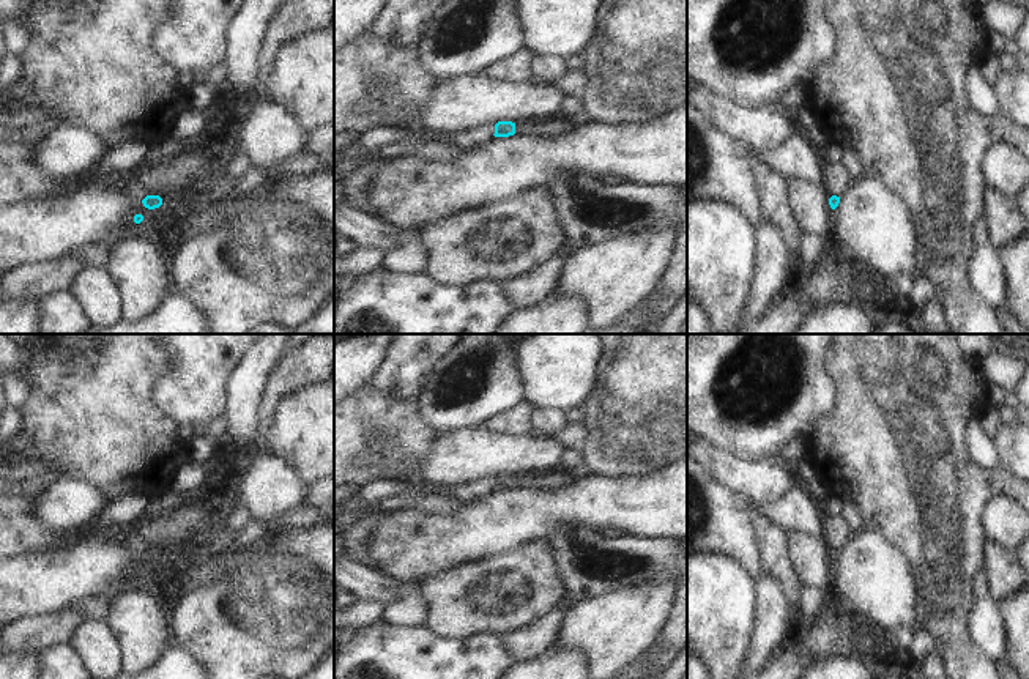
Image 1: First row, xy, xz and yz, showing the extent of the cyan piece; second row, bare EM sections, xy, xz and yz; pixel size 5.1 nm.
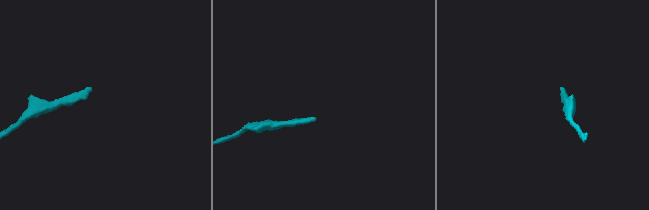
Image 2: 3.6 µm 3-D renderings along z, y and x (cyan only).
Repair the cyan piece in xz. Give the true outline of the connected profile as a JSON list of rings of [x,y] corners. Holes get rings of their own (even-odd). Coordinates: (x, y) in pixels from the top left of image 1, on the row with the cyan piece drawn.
[[[550,118],[545,124],[525,124],[523,121],[498,121],[495,137],[509,137],[514,134],[528,134],[533,137],[555,137],[572,131],[580,123],[578,118]]]

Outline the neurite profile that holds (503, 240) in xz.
[[[533,186],[512,199],[473,206],[416,228],[427,254],[424,273],[441,285],[463,287],[482,279],[517,279],[556,257],[566,233],[545,186]]]

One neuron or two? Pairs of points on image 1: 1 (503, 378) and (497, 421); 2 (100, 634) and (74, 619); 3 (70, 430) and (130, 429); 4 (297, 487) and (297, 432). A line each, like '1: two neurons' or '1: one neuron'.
1: two neurons
2: two neurons
3: one neuron
4: two neurons

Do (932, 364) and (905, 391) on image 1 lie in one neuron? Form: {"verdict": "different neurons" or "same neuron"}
{"verdict": "different neurons"}

